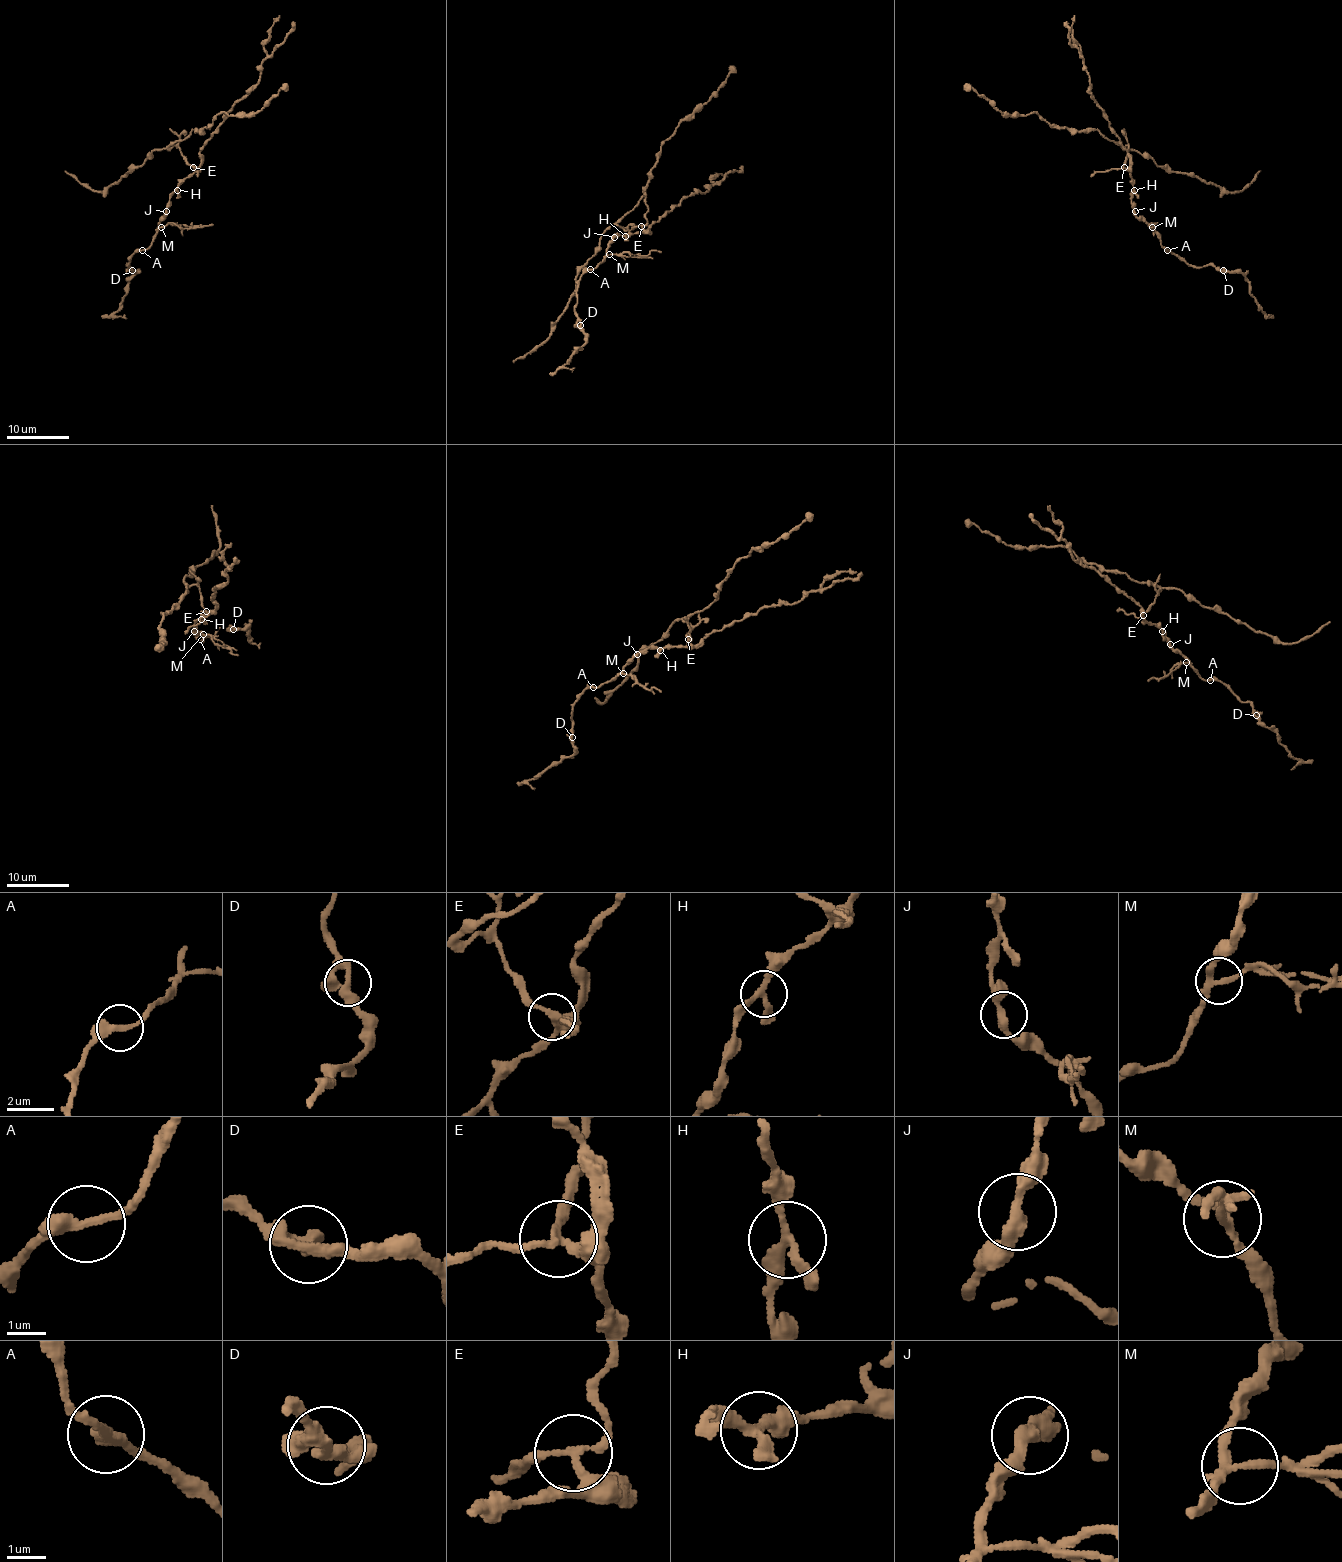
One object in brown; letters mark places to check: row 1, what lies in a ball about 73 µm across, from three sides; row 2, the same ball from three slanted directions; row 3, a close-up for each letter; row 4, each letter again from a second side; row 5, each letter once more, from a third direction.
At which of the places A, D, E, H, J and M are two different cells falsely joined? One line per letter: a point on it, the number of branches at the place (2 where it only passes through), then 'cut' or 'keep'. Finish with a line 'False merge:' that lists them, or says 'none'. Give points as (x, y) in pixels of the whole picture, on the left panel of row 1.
A: at (142, 250); 2 branches meet; keep
D: at (132, 270); 3 branches meet; keep
E: at (193, 167); 3 branches meet; cut
H: at (177, 190); 3 branches meet; keep
J: at (166, 211); 2 branches meet; keep
M: at (161, 227); 3 branches meet; cut
False merge: E, M

